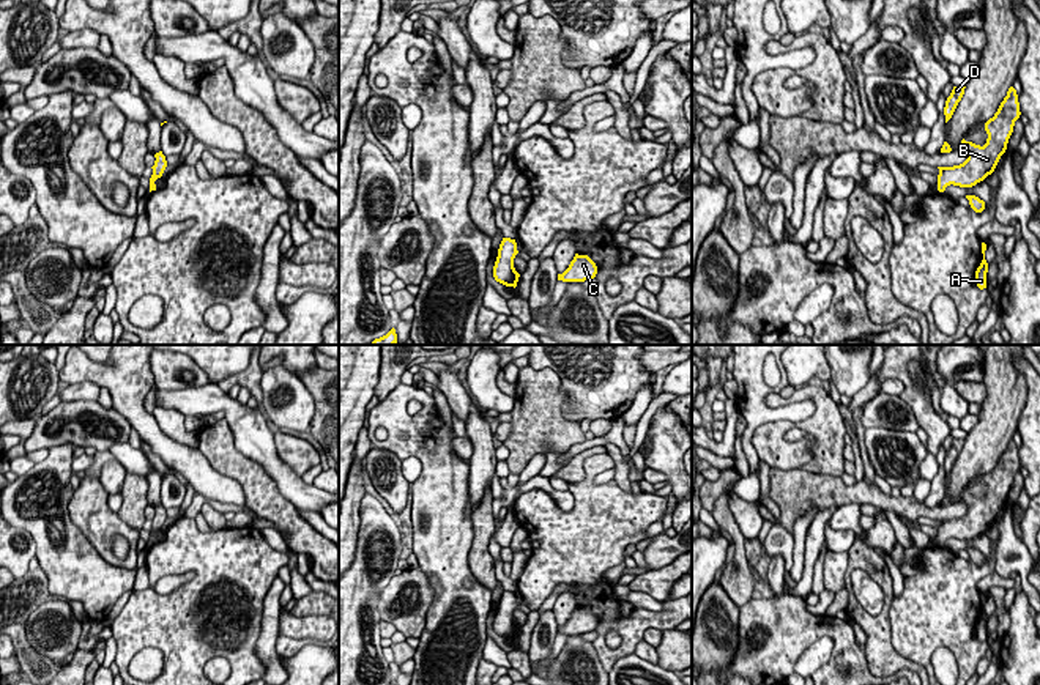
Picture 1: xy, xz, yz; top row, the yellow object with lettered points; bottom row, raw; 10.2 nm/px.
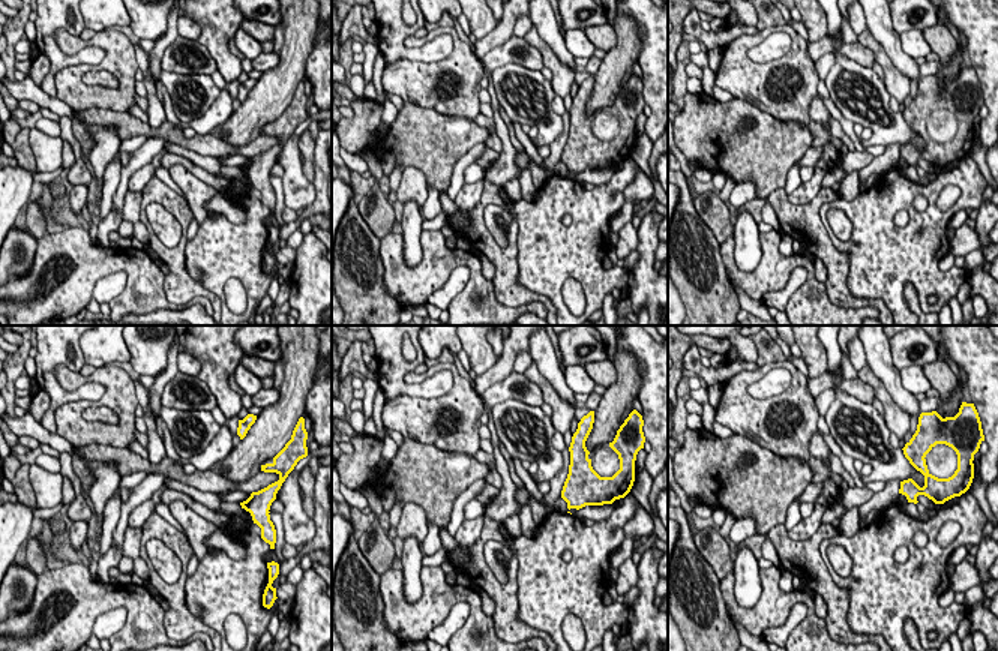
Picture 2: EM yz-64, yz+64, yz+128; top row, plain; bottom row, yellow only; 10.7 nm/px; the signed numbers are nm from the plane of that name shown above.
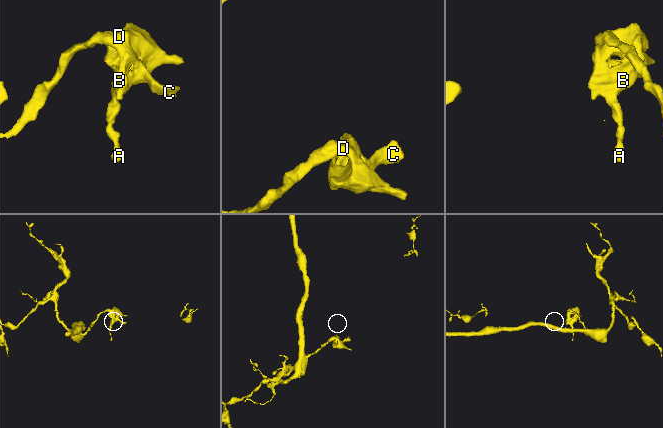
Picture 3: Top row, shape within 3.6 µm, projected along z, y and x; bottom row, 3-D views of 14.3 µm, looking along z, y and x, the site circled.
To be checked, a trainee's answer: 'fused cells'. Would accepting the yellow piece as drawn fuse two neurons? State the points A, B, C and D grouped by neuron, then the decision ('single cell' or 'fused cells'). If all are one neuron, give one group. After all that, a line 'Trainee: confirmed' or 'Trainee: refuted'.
groups A B C D; single cell
Trainee: refuted

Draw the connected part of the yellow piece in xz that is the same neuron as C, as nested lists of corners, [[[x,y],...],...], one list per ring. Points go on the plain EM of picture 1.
[[[575,606],[569,620],[563,627],[558,627],[558,633],[585,635],[585,633],[594,631],[596,627],[597,627],[596,616],[588,608]]]

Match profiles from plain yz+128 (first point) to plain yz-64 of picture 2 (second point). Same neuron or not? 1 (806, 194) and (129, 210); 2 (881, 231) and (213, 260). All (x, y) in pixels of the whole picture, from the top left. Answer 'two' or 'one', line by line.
1: one
2: one

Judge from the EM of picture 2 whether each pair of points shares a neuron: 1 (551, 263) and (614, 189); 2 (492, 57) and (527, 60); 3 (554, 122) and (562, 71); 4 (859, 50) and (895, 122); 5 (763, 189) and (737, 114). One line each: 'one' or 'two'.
1: one
2: one
3: two
4: two
5: one

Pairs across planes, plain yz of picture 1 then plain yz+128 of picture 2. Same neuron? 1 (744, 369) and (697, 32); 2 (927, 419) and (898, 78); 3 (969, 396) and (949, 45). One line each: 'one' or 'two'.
1: two
2: one
3: one

